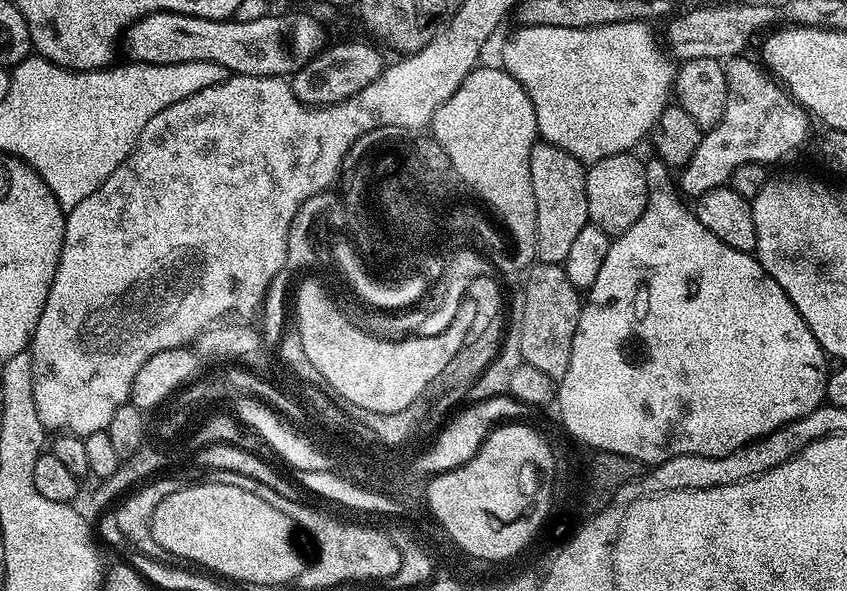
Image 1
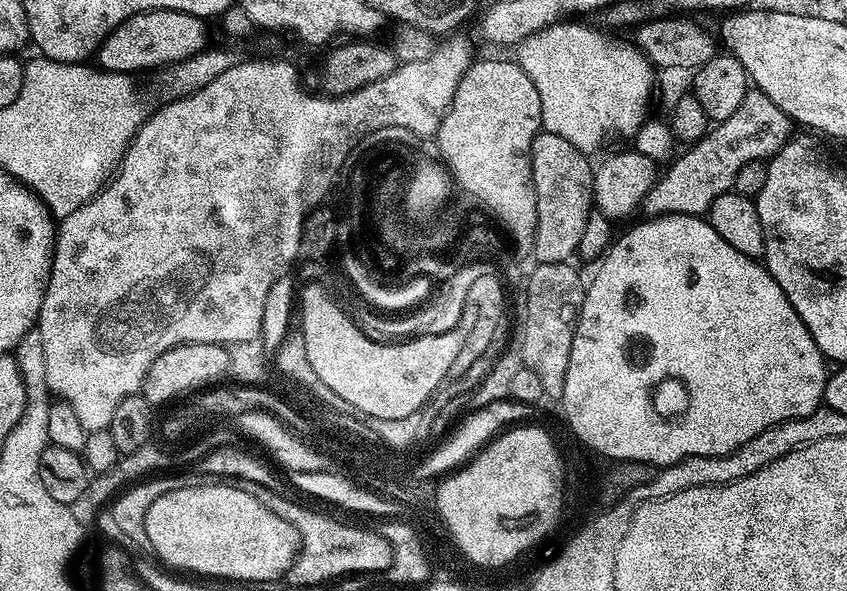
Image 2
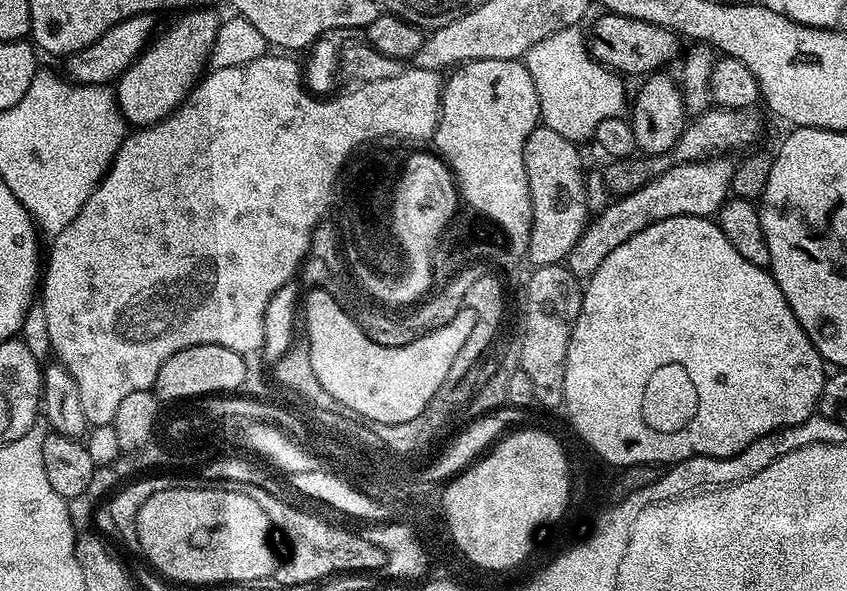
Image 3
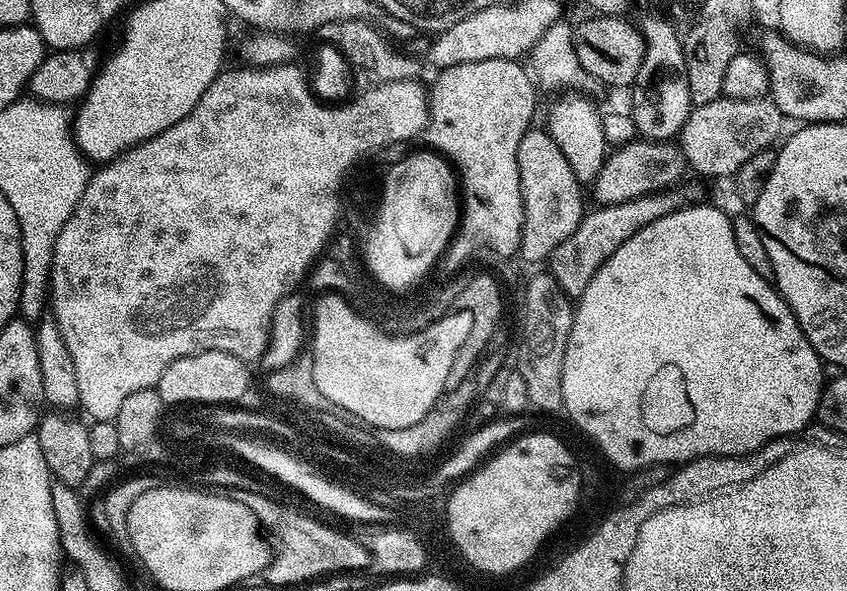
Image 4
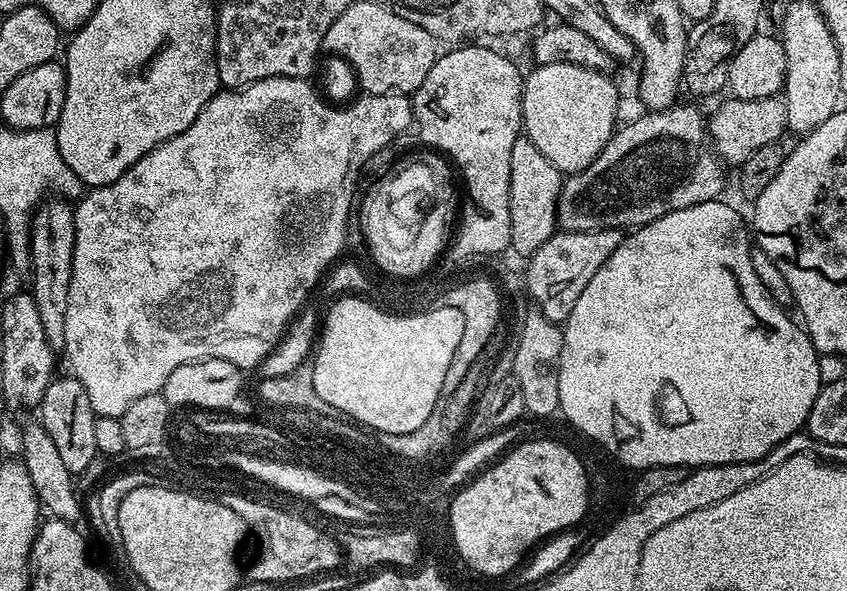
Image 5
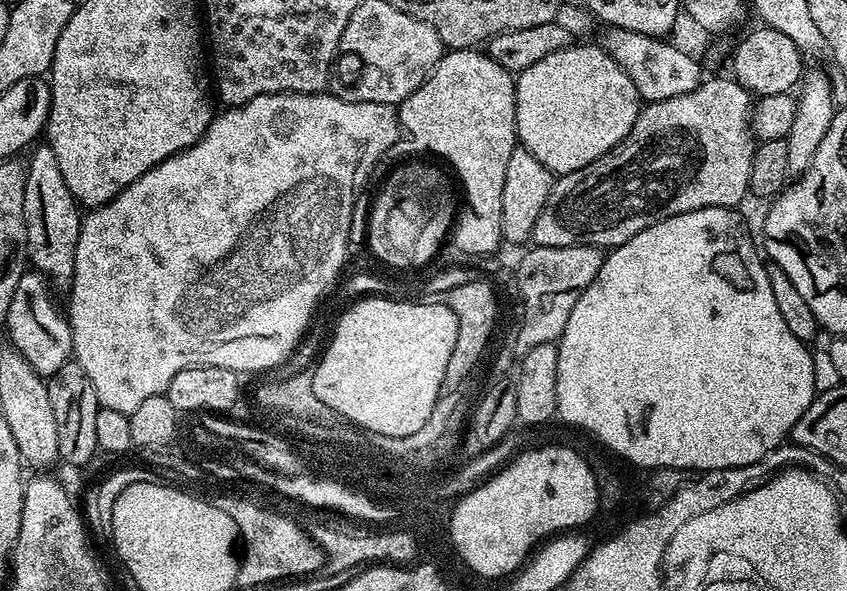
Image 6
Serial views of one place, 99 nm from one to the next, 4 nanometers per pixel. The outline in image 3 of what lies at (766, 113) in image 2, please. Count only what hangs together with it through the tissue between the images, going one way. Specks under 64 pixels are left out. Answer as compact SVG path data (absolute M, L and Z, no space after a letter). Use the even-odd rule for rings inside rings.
M705 158L684 163L673 163L659 176L653 176L640 188L621 195L612 204L605 203L591 217L584 232L574 242L574 250L570 250L566 266L578 278L587 278L626 242L626 238L634 238L646 226L654 226L654 222L665 220L671 216L706 216L719 213L721 204L729 199L732 187L733 161L718 160L722 158Z

